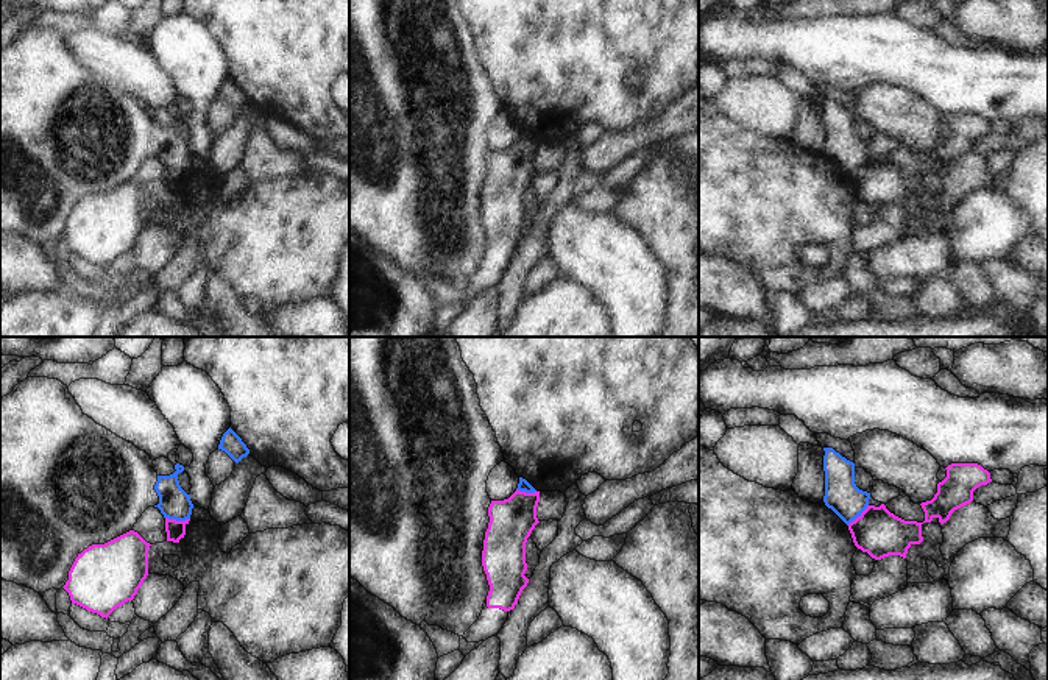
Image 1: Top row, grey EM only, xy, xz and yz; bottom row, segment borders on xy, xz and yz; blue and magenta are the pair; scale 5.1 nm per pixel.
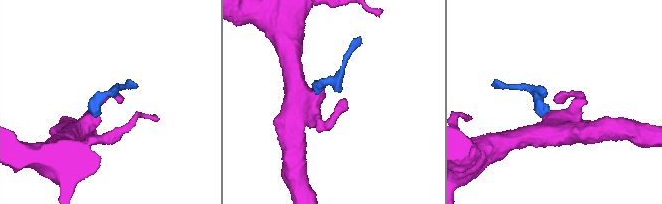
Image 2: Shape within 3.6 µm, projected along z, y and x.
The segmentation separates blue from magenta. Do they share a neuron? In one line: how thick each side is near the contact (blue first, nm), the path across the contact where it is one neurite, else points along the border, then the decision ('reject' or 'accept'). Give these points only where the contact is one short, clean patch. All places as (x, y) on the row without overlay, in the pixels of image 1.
calibres 160 and 100 nm; border xy (166, 167), (189, 170); reject

